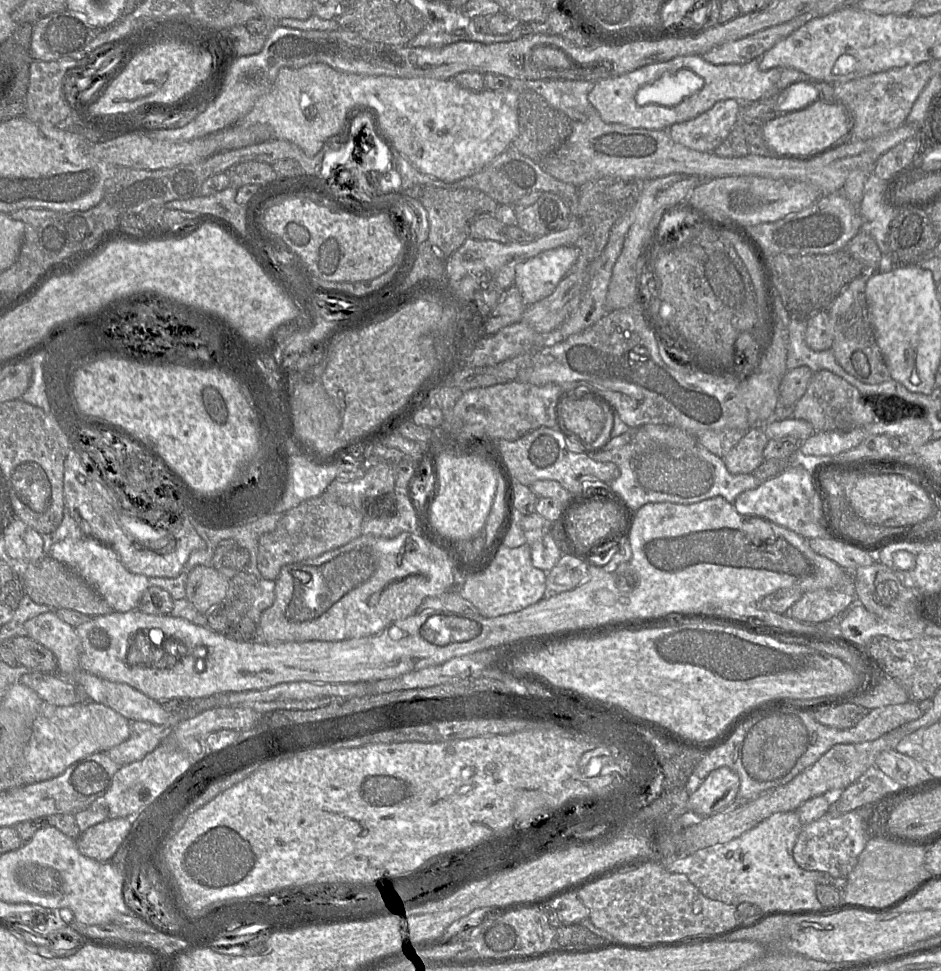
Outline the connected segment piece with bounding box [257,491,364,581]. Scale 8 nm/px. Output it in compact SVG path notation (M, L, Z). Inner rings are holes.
M326 491L286 512L274 531L258 541L257 567L264 579L276 581L283 566L315 558L361 536L364 514L342 505Z

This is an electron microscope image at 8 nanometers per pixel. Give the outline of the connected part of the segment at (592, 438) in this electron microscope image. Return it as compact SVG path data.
M567 399L560 405L560 417L565 428L586 444L602 446L610 441L613 410L592 399Z

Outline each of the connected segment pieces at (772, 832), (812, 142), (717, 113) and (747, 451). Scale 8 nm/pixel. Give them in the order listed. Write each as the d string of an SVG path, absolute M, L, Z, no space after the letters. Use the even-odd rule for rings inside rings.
M797 810L775 813L727 843L664 859L665 867L671 873L686 875L707 898L726 904L736 906L749 902L759 906L763 913L826 908L817 899L816 886L823 884L843 891L847 878L833 877L822 871L808 871L796 863L793 849L802 827Z
M817 102L800 112L778 115L763 125L765 140L778 156L806 155L803 158L837 141L846 129L843 110L825 102Z
M725 99L716 102L697 117L668 128L677 143L694 150L713 152L740 121L740 102Z
M762 426L749 429L742 439L723 458L732 474L750 474L763 462L763 450L768 442Z

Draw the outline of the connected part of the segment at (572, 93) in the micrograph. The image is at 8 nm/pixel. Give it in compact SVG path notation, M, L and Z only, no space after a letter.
M526 80L525 87L542 96L551 106L565 113L572 121L584 122L594 108L588 101L588 94L594 87L595 81L590 80Z

